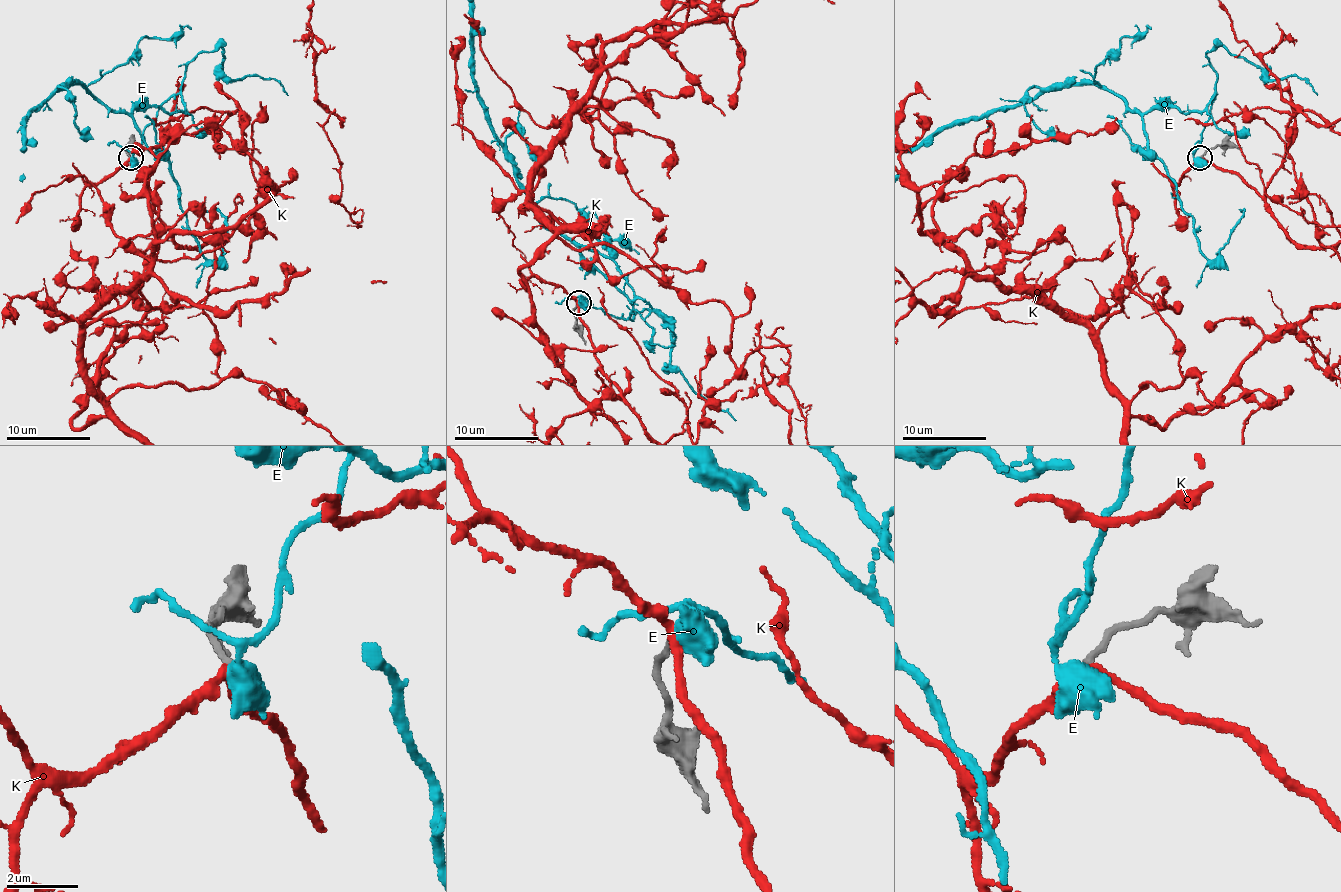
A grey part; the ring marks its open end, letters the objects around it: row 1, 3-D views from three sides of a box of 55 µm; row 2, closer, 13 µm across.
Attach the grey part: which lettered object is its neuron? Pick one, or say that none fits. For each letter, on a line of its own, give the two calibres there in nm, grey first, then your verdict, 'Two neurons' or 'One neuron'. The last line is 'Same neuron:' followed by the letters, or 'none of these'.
E: Thickness 190 nm (grey) against 480 nm. One neuron
K: Thickness 200 nm (grey) against 300 nm. Two neurons
Same neuron: E

